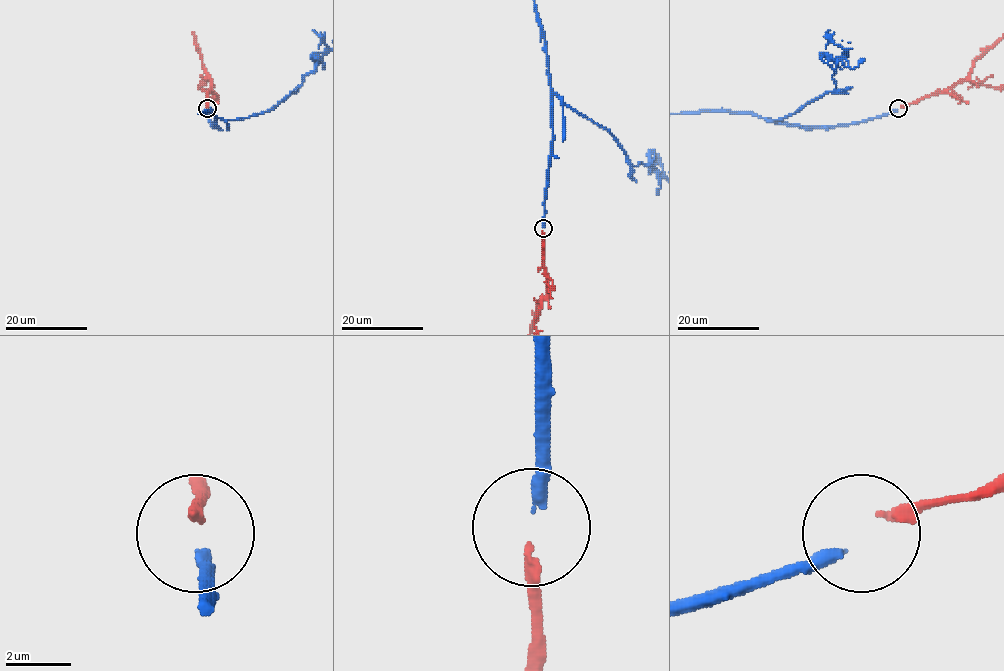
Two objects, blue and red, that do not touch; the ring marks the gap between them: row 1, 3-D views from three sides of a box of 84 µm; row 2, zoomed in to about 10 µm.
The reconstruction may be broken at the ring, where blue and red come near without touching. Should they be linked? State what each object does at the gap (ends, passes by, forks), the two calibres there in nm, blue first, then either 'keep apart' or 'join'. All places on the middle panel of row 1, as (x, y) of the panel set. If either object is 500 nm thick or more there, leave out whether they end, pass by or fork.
blue ends there; red ends there; 340 nm thick on the blue side, 260 nm on the other; join

